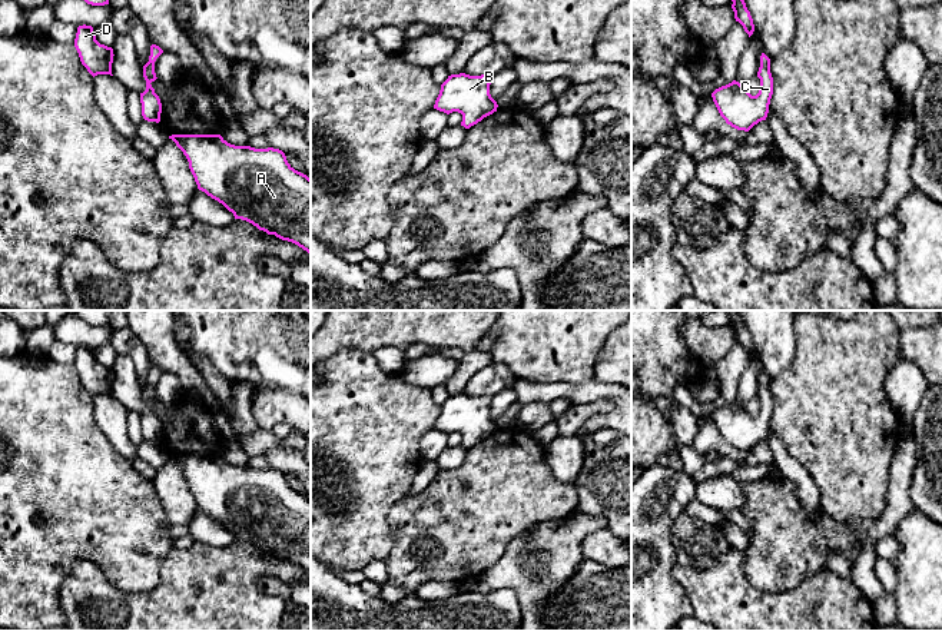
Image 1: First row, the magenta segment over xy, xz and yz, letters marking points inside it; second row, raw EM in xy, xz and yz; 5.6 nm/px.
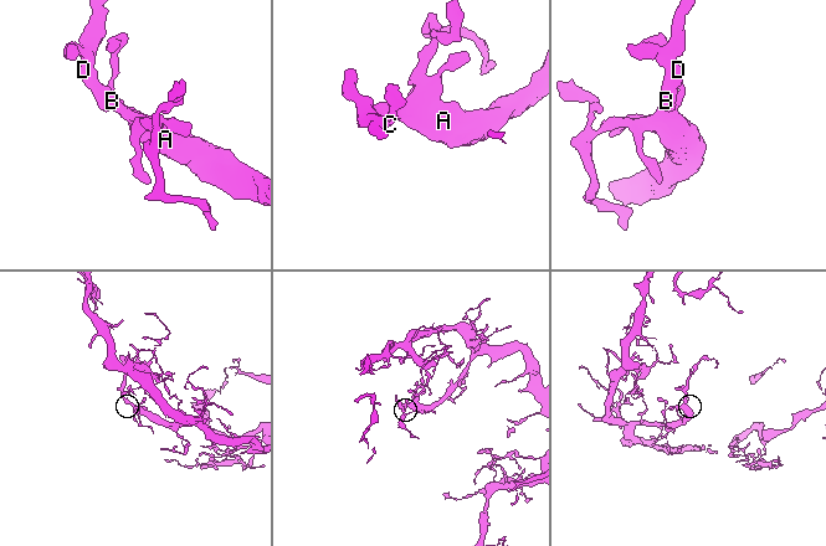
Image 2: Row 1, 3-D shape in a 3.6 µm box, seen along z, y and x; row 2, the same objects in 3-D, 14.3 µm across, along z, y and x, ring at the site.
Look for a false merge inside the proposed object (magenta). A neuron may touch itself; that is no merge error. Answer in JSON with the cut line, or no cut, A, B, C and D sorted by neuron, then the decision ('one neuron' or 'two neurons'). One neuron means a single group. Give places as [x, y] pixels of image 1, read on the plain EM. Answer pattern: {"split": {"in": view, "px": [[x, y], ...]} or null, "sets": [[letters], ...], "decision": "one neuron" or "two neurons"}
{"split": null, "sets": [["A", "B", "C", "D"]], "decision": "one neuron"}

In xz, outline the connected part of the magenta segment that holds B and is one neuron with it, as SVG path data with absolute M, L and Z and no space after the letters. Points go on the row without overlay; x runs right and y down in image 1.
M451 395L441 405L434 429L447 435L462 435L461 446L470 449L497 432L497 422L490 415L491 396Z

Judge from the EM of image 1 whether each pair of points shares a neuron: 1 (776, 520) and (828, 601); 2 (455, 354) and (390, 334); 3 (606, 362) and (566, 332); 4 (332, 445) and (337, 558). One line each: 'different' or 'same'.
1: different
2: different
3: different
4: same

